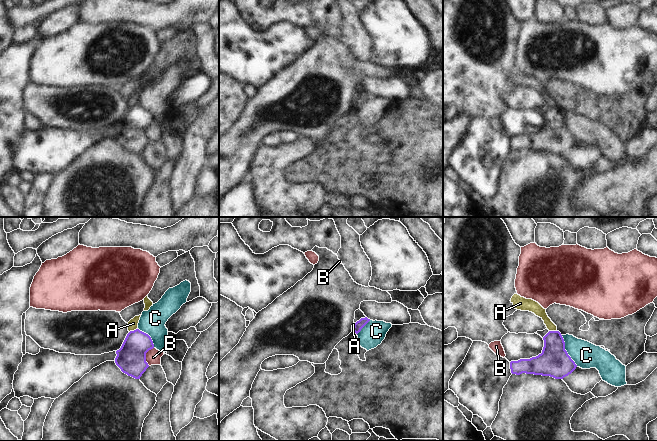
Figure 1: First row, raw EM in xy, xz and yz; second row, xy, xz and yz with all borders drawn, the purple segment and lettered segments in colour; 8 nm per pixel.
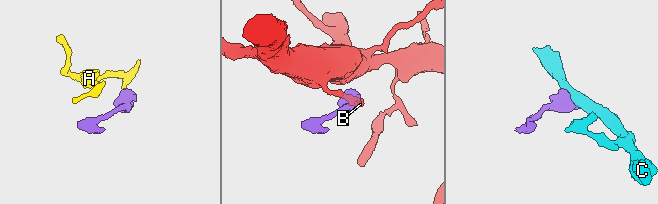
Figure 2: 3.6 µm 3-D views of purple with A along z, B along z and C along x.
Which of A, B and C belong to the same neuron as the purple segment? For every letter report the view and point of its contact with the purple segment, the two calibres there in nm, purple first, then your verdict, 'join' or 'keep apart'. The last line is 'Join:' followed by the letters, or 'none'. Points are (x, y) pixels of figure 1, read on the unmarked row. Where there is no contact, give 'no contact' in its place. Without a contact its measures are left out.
A: xy (132, 107) | 240/80 nm | keep apart
B: xy (145, 132) | 240/130 nm | keep apart
C: yz (566, 127) | 260/220 nm | keep apart
Join: none

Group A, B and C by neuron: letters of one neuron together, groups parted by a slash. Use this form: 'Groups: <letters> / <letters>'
Groups: A / B / C.

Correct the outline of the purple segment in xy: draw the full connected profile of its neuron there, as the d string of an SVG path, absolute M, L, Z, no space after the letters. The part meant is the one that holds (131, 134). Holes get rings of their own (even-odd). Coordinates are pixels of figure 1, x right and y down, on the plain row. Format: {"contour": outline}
{"contour": "M136 105L130 107L121 124L116 127L115 139L121 147L135 155L140 155L149 143L146 129L154 124L151 113Z"}

